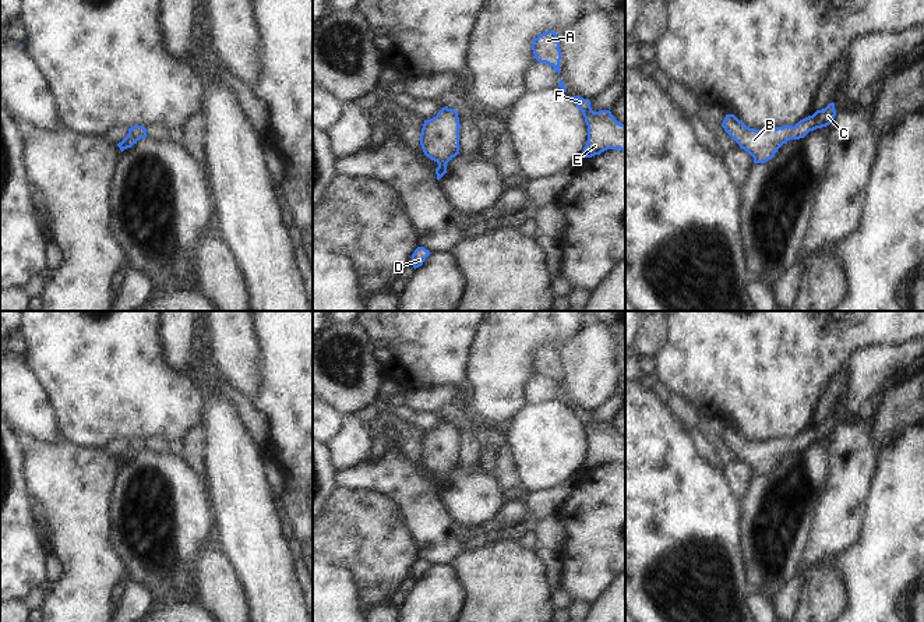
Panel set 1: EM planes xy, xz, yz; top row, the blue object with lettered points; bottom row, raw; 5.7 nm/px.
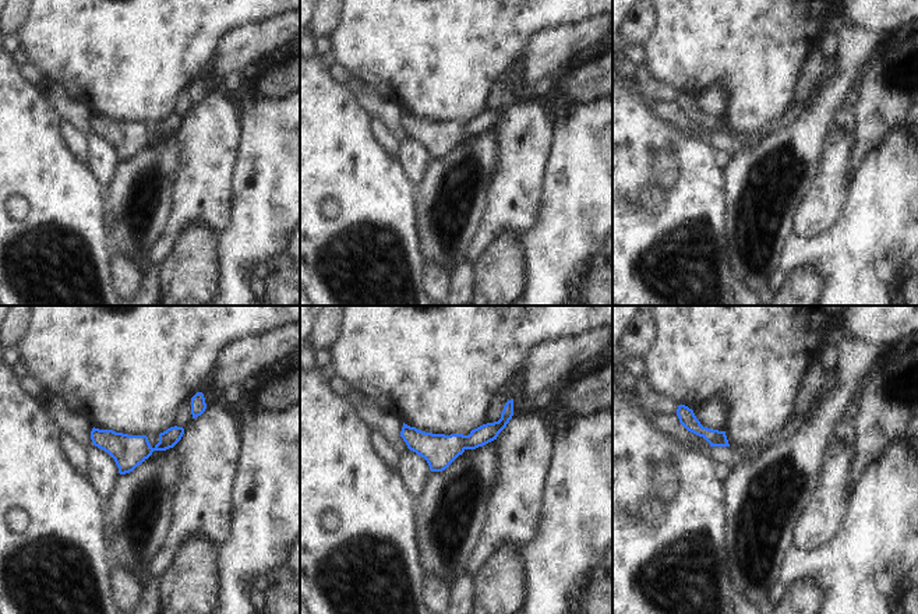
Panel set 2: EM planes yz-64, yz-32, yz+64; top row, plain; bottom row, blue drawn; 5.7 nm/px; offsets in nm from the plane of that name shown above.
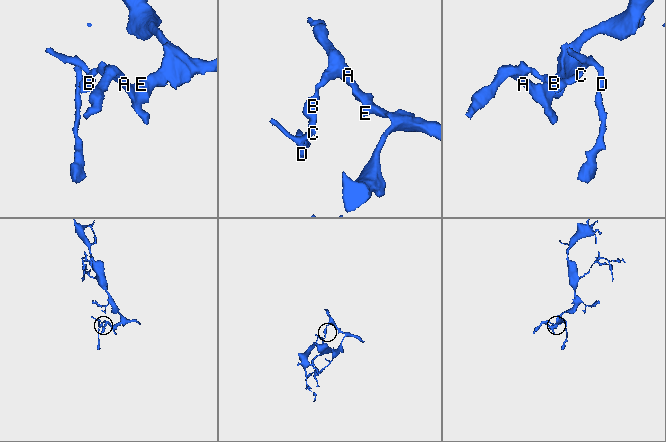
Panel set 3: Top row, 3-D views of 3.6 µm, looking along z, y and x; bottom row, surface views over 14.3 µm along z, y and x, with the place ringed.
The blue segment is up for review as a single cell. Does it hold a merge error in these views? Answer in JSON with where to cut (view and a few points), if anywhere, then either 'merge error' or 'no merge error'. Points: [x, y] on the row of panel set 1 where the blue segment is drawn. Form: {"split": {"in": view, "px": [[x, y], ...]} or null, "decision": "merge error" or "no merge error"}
{"split": null, "decision": "no merge error"}

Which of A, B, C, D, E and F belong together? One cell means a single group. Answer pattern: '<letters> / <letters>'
A B C D E F

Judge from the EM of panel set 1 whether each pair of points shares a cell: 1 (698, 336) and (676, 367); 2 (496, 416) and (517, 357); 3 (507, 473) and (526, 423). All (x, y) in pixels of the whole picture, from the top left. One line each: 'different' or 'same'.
1: same
2: same
3: different

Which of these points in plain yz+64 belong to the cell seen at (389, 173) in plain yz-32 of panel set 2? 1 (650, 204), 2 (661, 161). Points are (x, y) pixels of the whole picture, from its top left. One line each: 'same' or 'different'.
1: different
2: different

